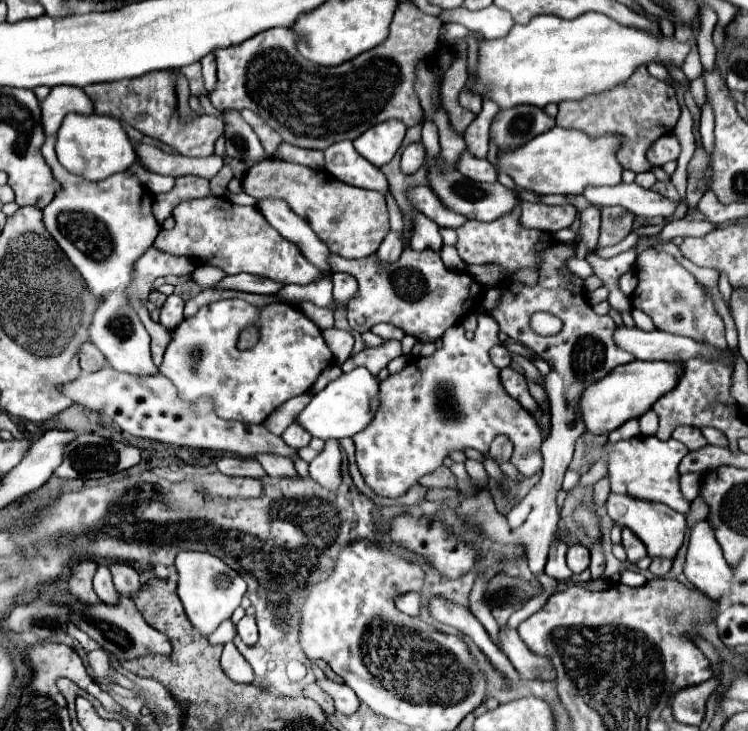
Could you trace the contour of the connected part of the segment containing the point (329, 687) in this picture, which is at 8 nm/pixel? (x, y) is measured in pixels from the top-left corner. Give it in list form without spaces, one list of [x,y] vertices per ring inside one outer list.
[[[328,677],[316,679],[316,685],[334,699],[336,711],[340,711],[340,713],[344,713],[344,715],[352,715],[352,713],[358,709],[360,701],[358,701],[356,693],[354,693],[350,687],[340,685],[340,683],[334,683],[334,681],[328,679]]]

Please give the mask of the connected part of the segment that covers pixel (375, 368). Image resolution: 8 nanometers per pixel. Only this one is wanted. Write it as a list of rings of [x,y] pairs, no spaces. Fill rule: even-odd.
[[[386,341],[380,347],[366,347],[360,353],[356,353],[354,357],[350,357],[342,365],[342,371],[350,371],[350,369],[356,369],[356,367],[366,367],[372,375],[378,375],[380,369],[384,369],[392,359],[396,359],[400,355],[402,355],[400,341]]]

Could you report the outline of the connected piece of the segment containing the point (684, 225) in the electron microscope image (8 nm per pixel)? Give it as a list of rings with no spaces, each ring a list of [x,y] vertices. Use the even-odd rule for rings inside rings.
[[[680,219],[666,224],[656,237],[662,240],[672,240],[675,237],[700,237],[706,235],[714,228],[715,225],[708,221]]]

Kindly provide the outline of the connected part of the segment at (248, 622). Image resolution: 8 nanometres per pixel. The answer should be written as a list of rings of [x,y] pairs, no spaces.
[[[246,615],[238,625],[238,635],[246,645],[256,645],[258,643],[258,627],[256,627],[256,619],[252,615]]]

